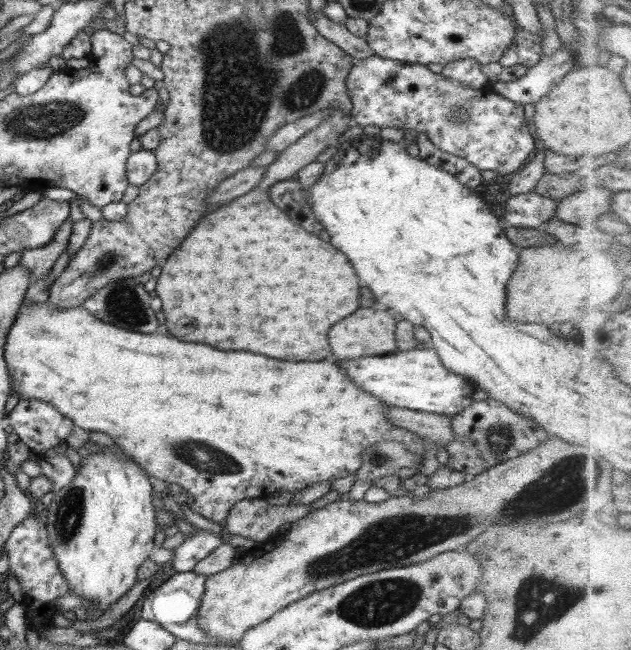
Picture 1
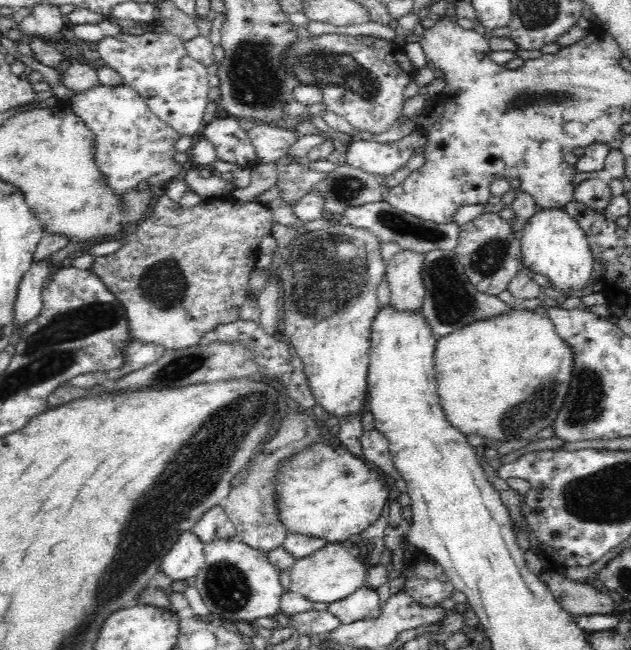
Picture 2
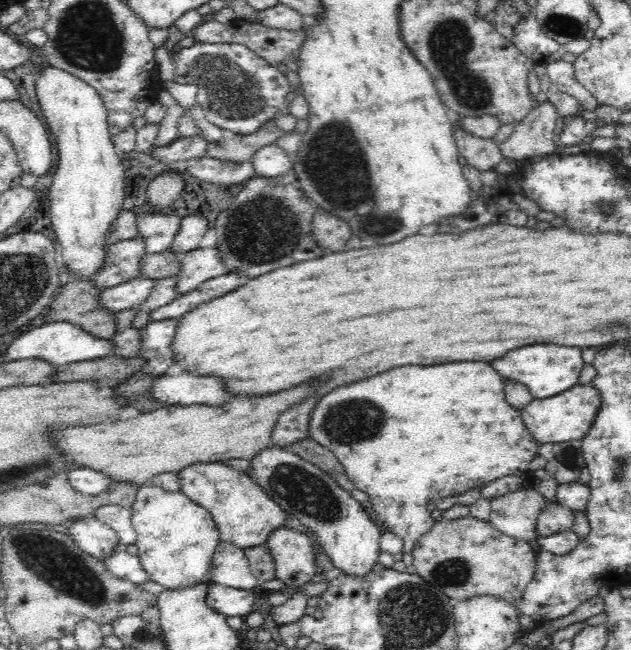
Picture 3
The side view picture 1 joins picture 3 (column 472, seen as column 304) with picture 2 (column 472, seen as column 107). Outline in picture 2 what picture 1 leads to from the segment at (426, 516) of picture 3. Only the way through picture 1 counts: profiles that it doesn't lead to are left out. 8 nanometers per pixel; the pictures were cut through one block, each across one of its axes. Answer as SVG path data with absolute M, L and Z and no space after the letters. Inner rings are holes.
M516 307L505 313L478 320L437 340L434 351L437 391L444 414L462 434L478 434L497 441L534 436L556 420L572 380L574 353L555 332L550 317L541 310Z

